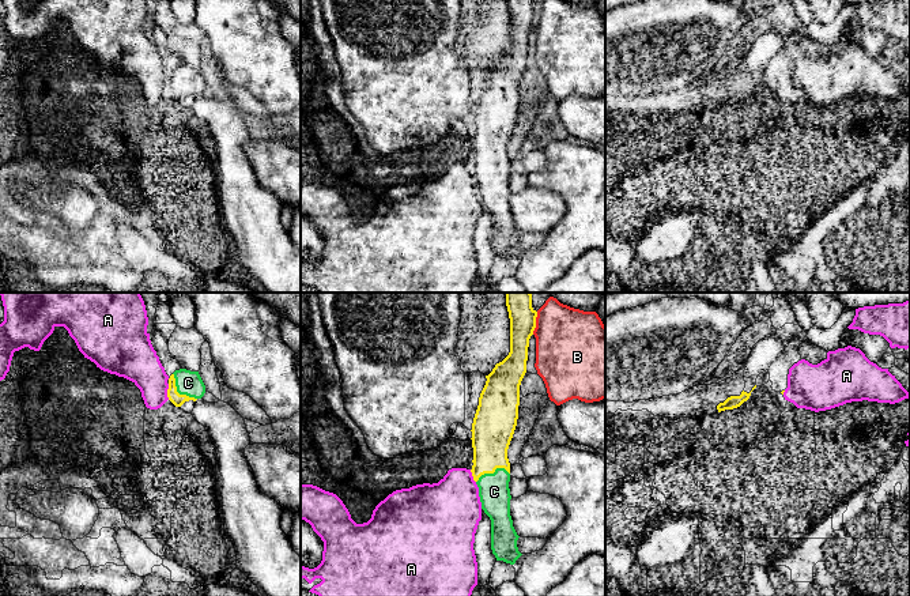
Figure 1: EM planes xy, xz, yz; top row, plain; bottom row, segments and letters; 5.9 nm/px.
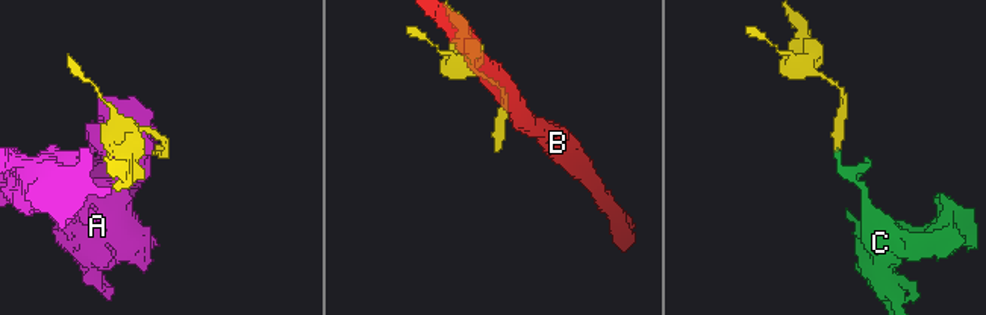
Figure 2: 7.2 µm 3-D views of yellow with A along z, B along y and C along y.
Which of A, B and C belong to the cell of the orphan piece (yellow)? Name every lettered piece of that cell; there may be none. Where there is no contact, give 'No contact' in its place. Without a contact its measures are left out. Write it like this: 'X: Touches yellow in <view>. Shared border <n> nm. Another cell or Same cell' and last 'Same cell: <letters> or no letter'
A: Touches yellow in xy. Shared border 100 nm. Another cell
B: Touches yellow in xz. Shared border 140 nm. Another cell
C: Touches yellow in xy. Shared border 220 nm. Same cell
Same cell: C

